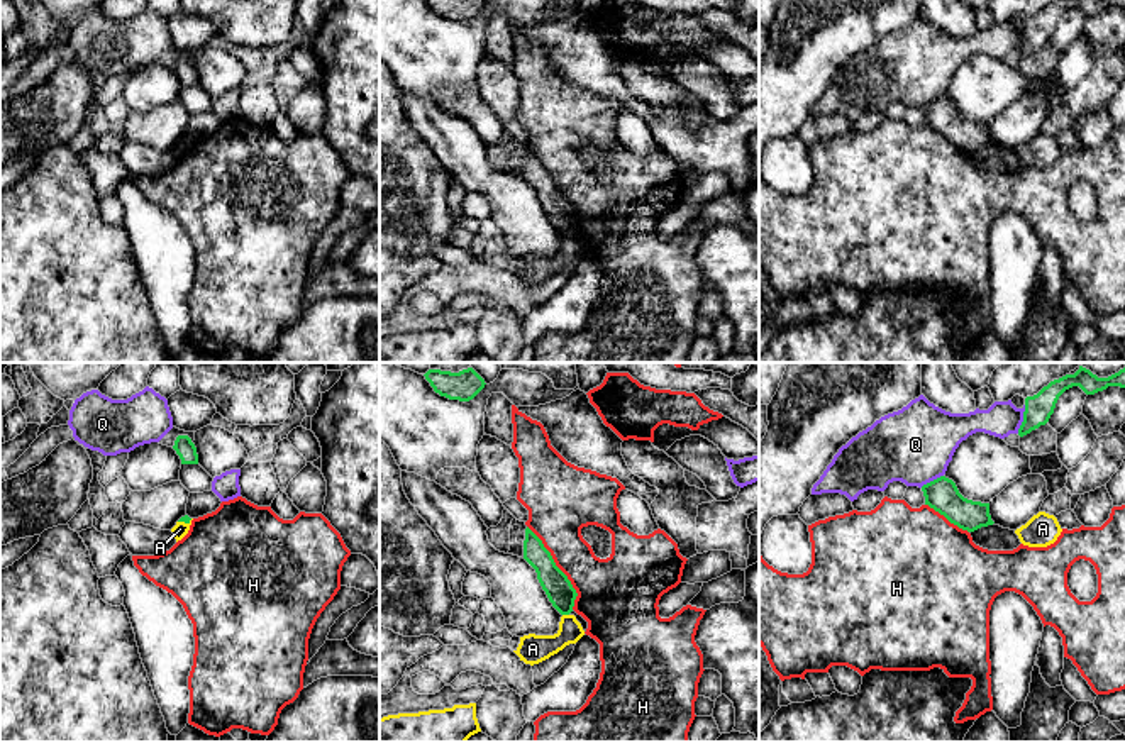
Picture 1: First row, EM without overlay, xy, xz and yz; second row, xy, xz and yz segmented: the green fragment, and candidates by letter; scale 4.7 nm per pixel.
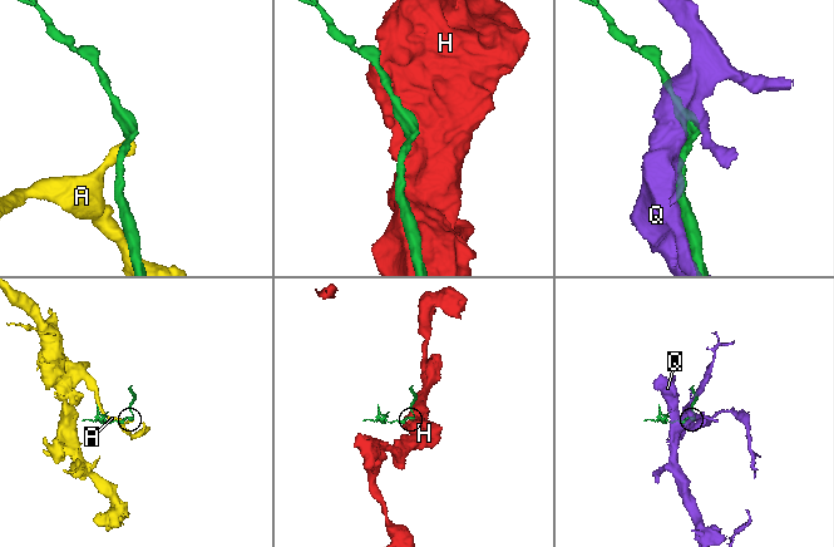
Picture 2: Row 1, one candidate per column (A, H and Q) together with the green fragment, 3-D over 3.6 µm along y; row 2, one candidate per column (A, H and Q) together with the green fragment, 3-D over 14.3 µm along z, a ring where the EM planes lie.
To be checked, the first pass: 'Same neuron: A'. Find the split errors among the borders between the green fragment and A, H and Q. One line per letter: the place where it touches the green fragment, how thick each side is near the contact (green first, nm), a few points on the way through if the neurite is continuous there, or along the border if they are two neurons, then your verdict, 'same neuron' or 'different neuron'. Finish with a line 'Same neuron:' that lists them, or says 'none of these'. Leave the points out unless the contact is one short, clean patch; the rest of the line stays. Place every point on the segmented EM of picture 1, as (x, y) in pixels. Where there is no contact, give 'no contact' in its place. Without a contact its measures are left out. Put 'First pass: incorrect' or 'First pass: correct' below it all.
A: contact xz (566, 614); calibres 130 and 140 nm; border xz (563, 614), (568, 615); different neuron
H: contact xz (558, 568); calibres 130 and 280 nm; different neuron
Q: contact yz (1024, 419); calibres 130 and 160 nm; different neuron
Same neuron: none of these
First pass: incorrect

